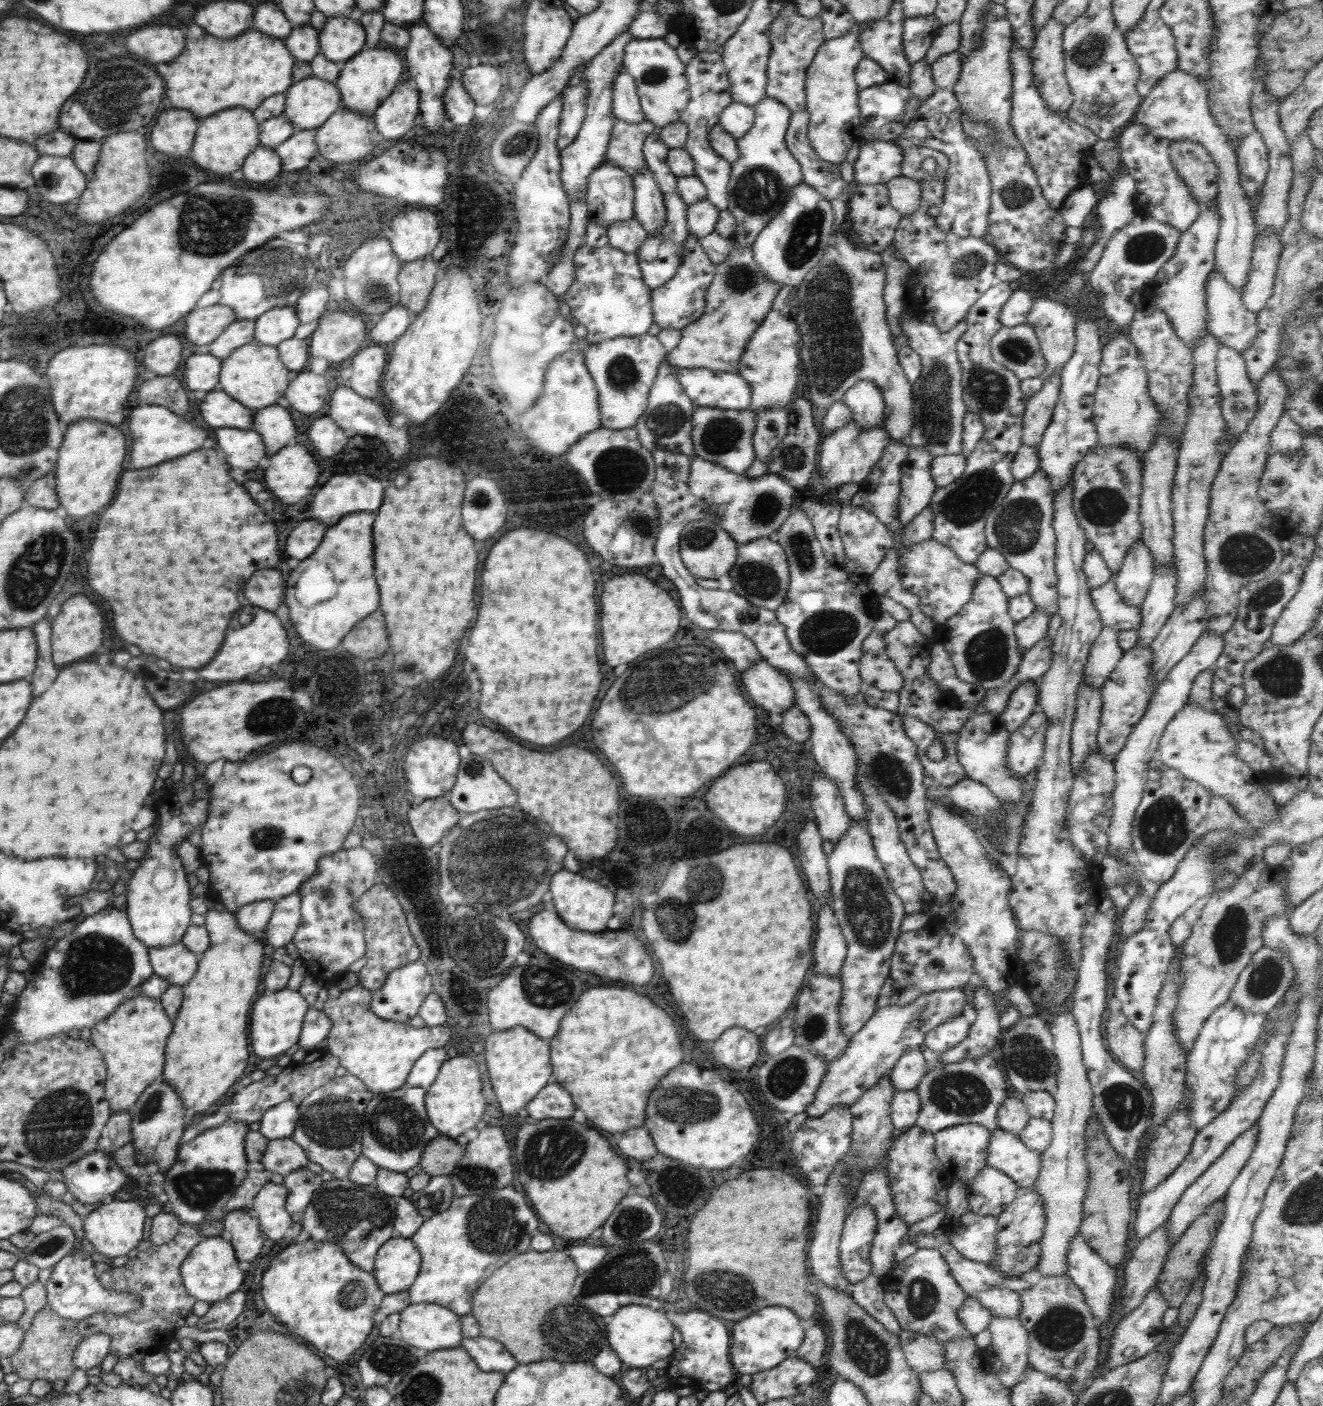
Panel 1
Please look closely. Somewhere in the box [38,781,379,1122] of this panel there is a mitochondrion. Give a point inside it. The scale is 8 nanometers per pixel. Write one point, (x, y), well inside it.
(95, 964)

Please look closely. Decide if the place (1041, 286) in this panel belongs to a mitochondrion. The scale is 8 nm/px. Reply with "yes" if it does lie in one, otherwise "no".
no

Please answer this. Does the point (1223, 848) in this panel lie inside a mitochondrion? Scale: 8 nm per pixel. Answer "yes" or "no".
yes

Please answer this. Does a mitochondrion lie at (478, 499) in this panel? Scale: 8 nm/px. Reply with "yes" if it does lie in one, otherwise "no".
yes

